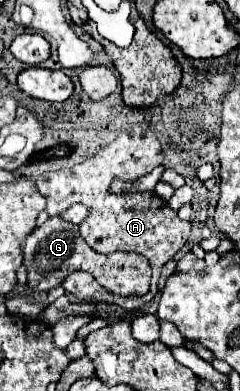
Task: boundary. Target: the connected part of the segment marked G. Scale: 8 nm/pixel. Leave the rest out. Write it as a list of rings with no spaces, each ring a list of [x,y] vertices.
[[[50,217],[44,225],[36,227],[22,243],[24,267],[28,271],[28,287],[34,291],[50,291],[74,271],[88,271],[104,289],[116,295],[144,295],[150,289],[150,263],[140,253],[96,253],[78,231],[78,225],[62,217]]]

